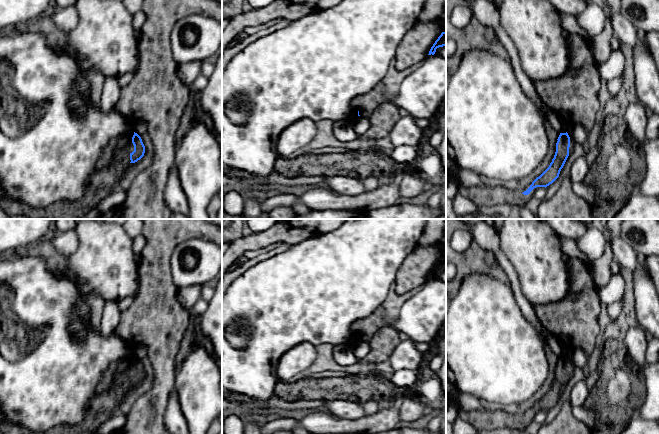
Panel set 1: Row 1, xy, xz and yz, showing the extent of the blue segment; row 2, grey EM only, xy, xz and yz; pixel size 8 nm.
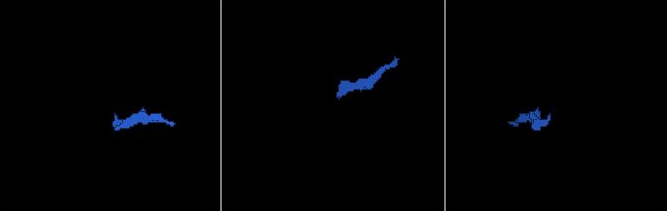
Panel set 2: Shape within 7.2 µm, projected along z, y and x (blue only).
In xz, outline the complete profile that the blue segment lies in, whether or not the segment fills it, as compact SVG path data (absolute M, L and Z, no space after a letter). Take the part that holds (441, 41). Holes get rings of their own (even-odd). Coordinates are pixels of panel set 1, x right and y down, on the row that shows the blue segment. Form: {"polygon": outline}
{"polygon": "M446 32L441 33L441 35L438 37L438 39L431 47L428 55L431 55L431 54L434 55L436 52L436 49L443 46L446 46Z"}

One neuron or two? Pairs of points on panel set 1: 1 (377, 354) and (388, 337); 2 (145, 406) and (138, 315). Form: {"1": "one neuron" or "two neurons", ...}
{"1": "one neuron", "2": "one neuron"}

